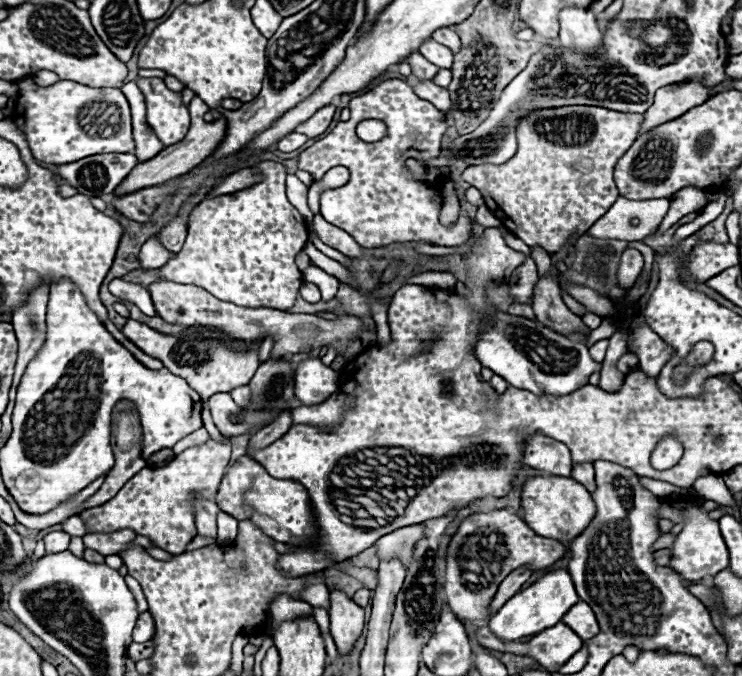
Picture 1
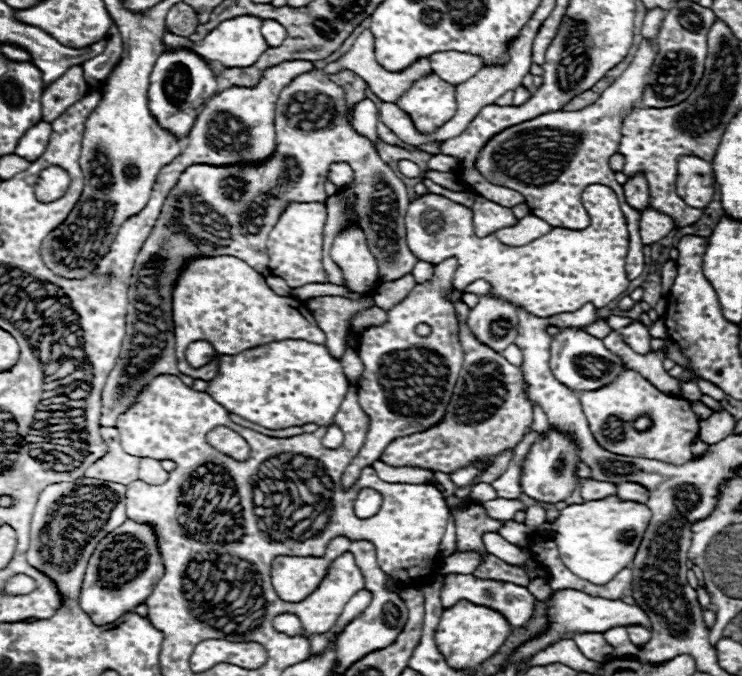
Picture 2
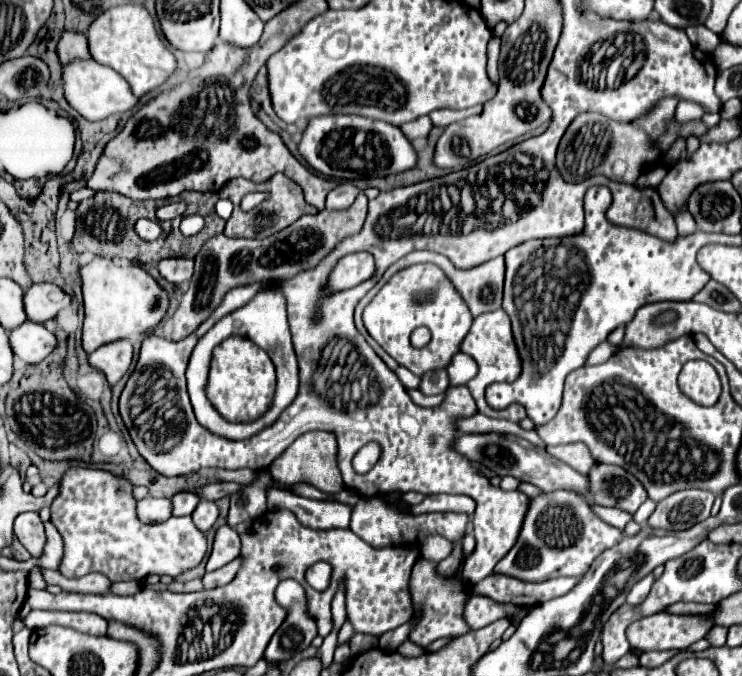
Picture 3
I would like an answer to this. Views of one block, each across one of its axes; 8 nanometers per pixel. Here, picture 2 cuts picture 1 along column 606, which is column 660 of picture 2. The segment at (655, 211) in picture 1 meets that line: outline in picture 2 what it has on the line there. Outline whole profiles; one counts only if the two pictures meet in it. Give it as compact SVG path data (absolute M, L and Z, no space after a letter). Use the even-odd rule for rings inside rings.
M652 206L644 208L642 210L642 218L640 218L640 238L642 238L642 244L654 244L662 238L666 238L666 234L670 230L674 230L676 224L674 220L660 212L660 210L654 210Z

